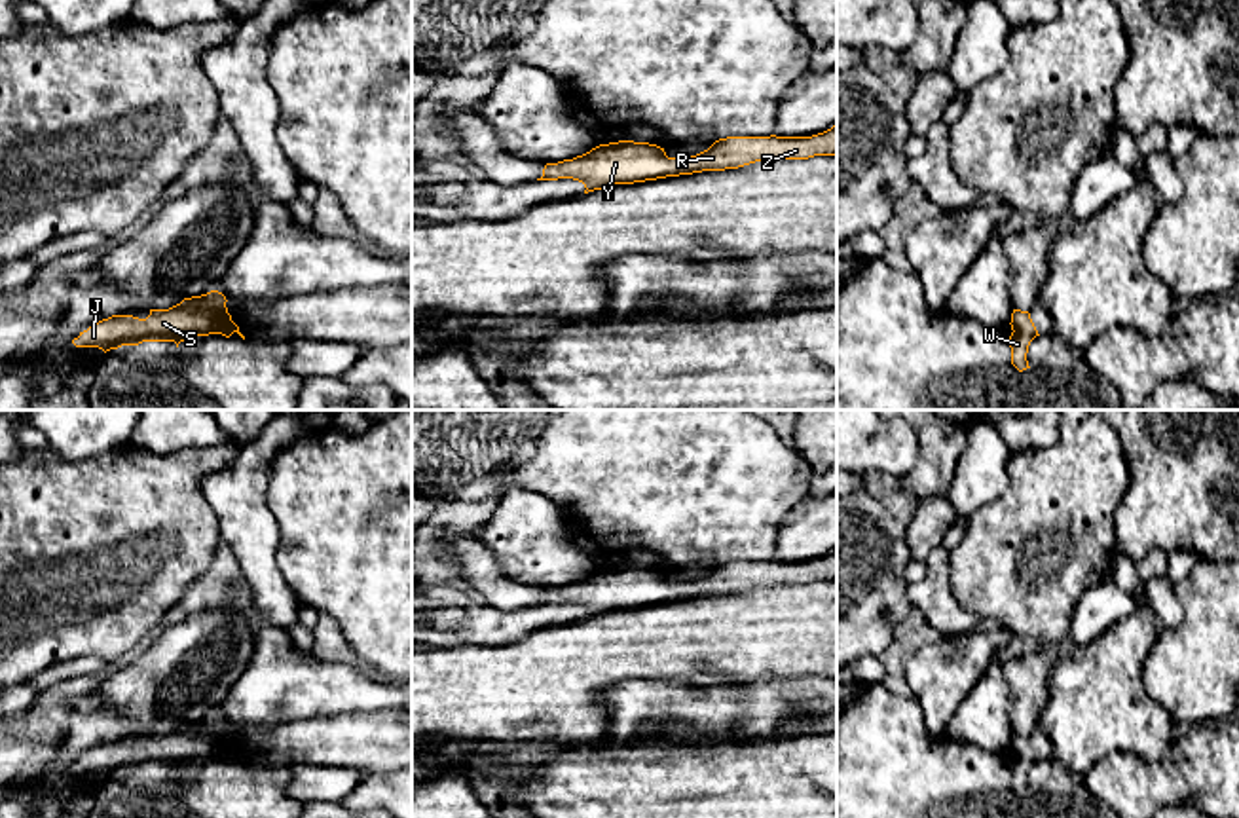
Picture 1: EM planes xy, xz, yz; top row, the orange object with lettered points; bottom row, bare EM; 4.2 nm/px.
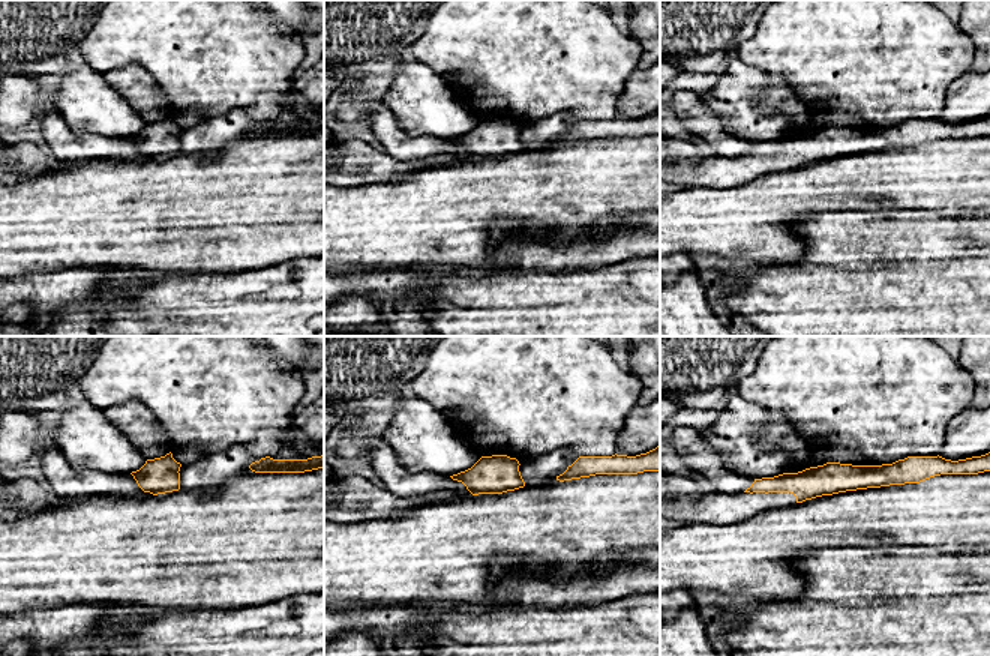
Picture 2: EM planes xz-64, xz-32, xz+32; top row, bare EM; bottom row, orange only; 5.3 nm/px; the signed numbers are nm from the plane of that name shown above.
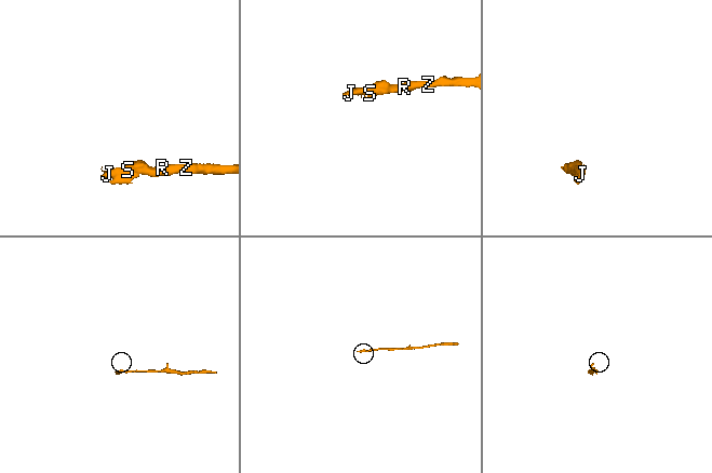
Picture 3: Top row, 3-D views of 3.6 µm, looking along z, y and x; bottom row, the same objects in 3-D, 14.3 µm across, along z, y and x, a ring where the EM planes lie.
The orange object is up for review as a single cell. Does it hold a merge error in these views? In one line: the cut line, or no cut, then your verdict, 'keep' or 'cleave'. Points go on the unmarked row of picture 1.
cut none; keep

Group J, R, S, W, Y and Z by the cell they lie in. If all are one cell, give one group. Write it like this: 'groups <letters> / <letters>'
groups J R S W Y Z

